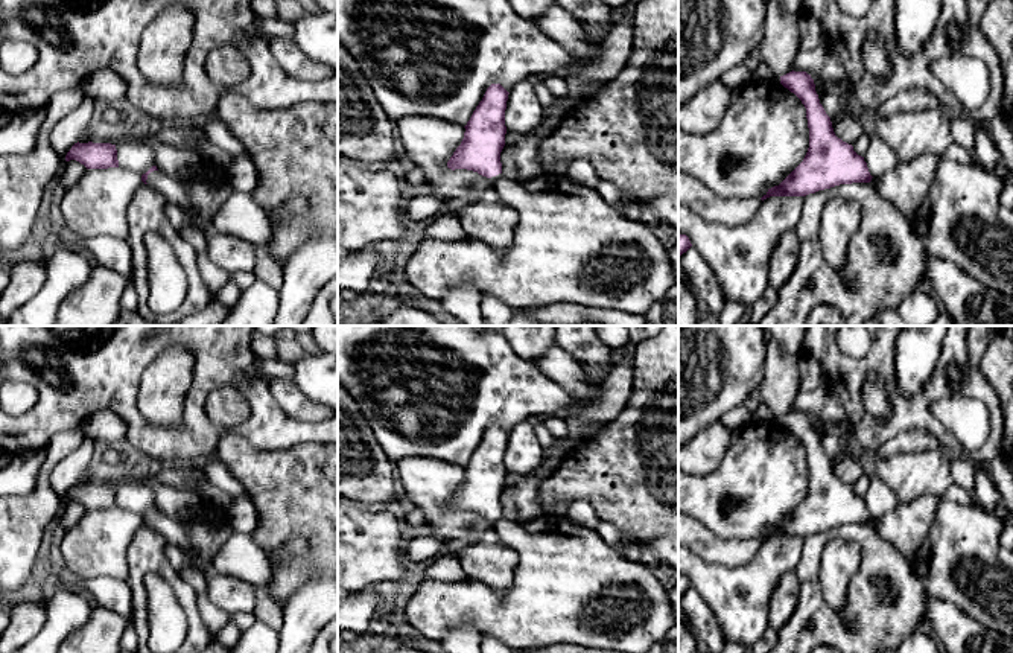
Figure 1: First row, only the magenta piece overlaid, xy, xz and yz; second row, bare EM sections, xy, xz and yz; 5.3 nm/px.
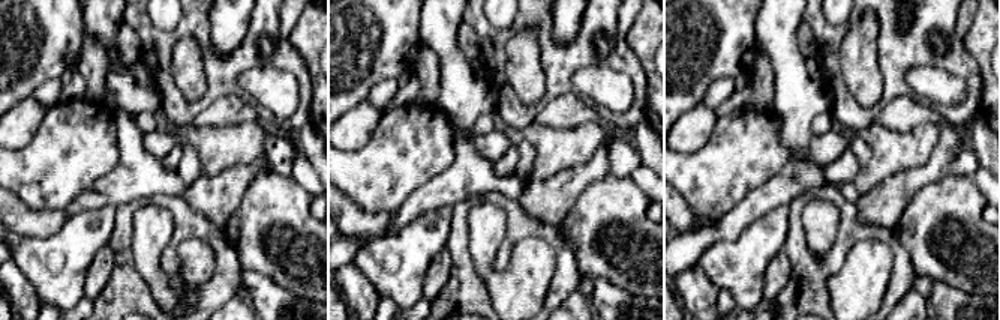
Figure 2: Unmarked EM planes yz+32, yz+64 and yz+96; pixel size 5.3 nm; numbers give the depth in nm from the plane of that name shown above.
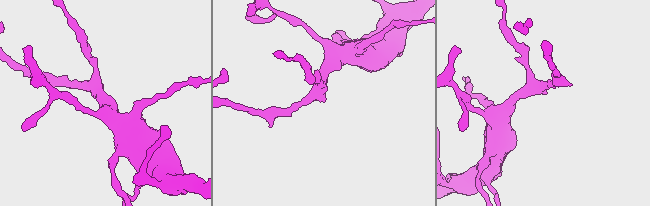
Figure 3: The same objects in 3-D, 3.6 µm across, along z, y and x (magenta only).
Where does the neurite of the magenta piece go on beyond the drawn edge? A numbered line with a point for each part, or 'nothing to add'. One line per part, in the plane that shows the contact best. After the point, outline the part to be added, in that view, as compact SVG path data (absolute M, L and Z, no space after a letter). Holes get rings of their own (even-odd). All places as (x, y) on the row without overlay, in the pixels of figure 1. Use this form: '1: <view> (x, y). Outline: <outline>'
1: xy (175, 531). Outline: M154 511L148 516L146 524L163 534L169 543L186 546L187 543L187 528L186 524L167 518L161 514L160 511Z

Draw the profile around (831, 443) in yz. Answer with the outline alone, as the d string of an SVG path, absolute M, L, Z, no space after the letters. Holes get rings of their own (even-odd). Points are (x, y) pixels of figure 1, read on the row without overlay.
M818 431L818 440L829 458L837 458L841 449L841 438L832 432Z

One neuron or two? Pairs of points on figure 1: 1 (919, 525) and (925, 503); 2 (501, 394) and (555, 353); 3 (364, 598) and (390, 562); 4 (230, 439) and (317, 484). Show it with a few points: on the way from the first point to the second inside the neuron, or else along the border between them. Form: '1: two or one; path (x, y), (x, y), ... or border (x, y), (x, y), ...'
1: one; path (919, 519), (919, 513), (924, 509)
2: two; border (533, 363), (566, 390)
3: two; border (374, 585), (365, 585), (353, 592)
4: one; path (250, 460), (274, 484), (295, 484)

